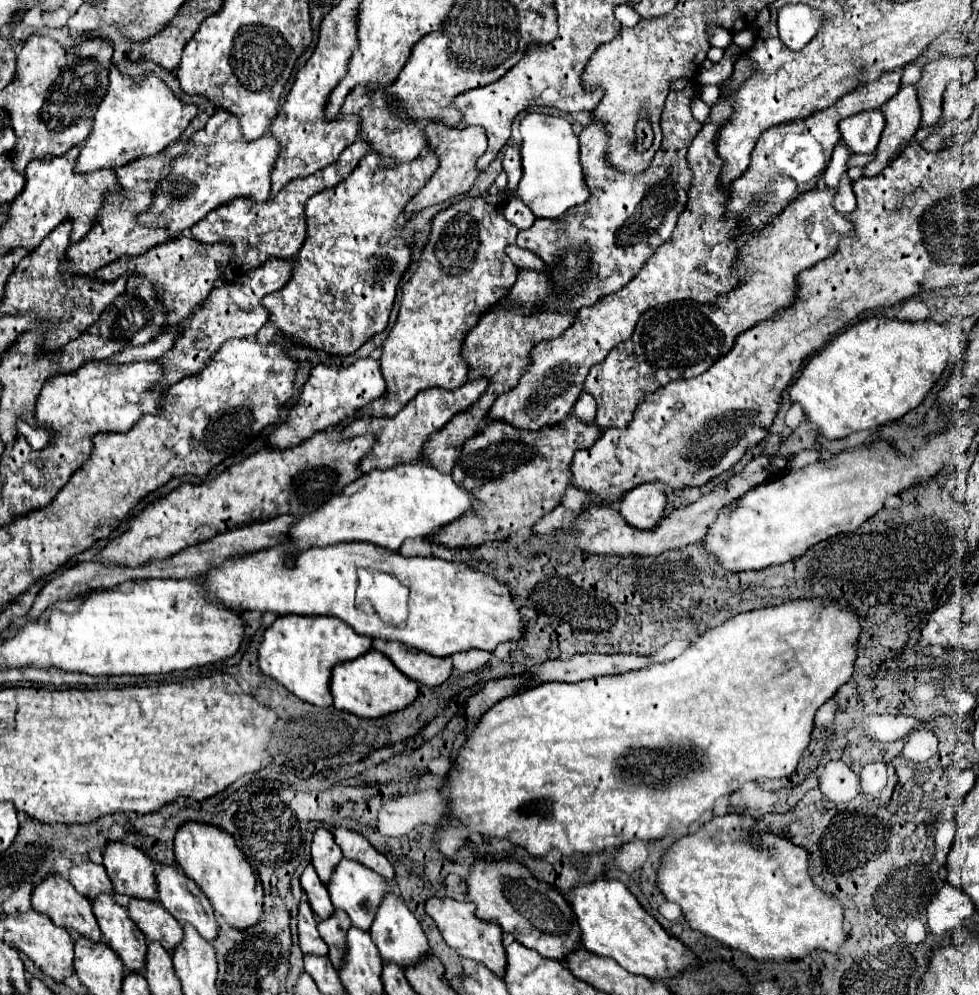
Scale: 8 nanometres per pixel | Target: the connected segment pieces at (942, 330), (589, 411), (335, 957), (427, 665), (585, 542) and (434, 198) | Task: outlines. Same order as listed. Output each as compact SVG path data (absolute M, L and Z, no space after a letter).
M860 320L834 336L826 348L816 352L804 366L796 384L790 388L792 404L800 404L810 424L828 440L840 440L860 430L892 424L914 410L936 384L948 362L948 330L944 324L932 320L902 322L902 320Z
M584 392L576 404L574 404L574 414L584 420L584 422L594 422L594 416L596 416L596 400L592 398L592 394Z
M334 910L334 914L330 918L324 918L318 924L318 932L330 948L328 958L336 968L340 968L340 962L346 952L346 930L350 926L352 926L352 922L348 920L348 914L340 912L340 910Z
M372 640L372 648L382 652L392 660L392 664L406 674L410 680L424 684L424 686L440 686L448 680L452 670L450 658L436 658L418 650L410 650L400 642L384 642L384 640Z
M758 456L754 460L750 460L746 464L746 468L732 476L726 484L722 484L718 490L702 496L698 502L678 508L672 514L664 516L660 520L660 524L654 530L640 530L640 528L632 528L618 510L614 510L608 504L600 504L600 506L592 506L582 510L576 520L572 522L572 530L578 532L578 540L576 540L576 548L586 552L586 554L602 554L602 556L658 556L666 550L676 550L676 548L684 548L688 544L700 542L700 538L704 538L708 526L716 520L716 514L720 512L720 508L724 508L726 504L730 504L732 500L744 496L748 490L756 488L762 482L768 482L780 474L786 472L788 460L786 458L768 458L768 456Z
M426 122L424 128L426 136L428 136L428 148L434 150L440 158L440 168L432 174L432 178L426 182L426 186L414 196L414 200L406 206L406 212L420 212L428 206L440 204L456 194L466 194L476 178L480 176L480 170L476 168L476 160L484 154L486 148L486 136L484 136L484 128L480 126L464 126L464 128L452 128L444 122Z

